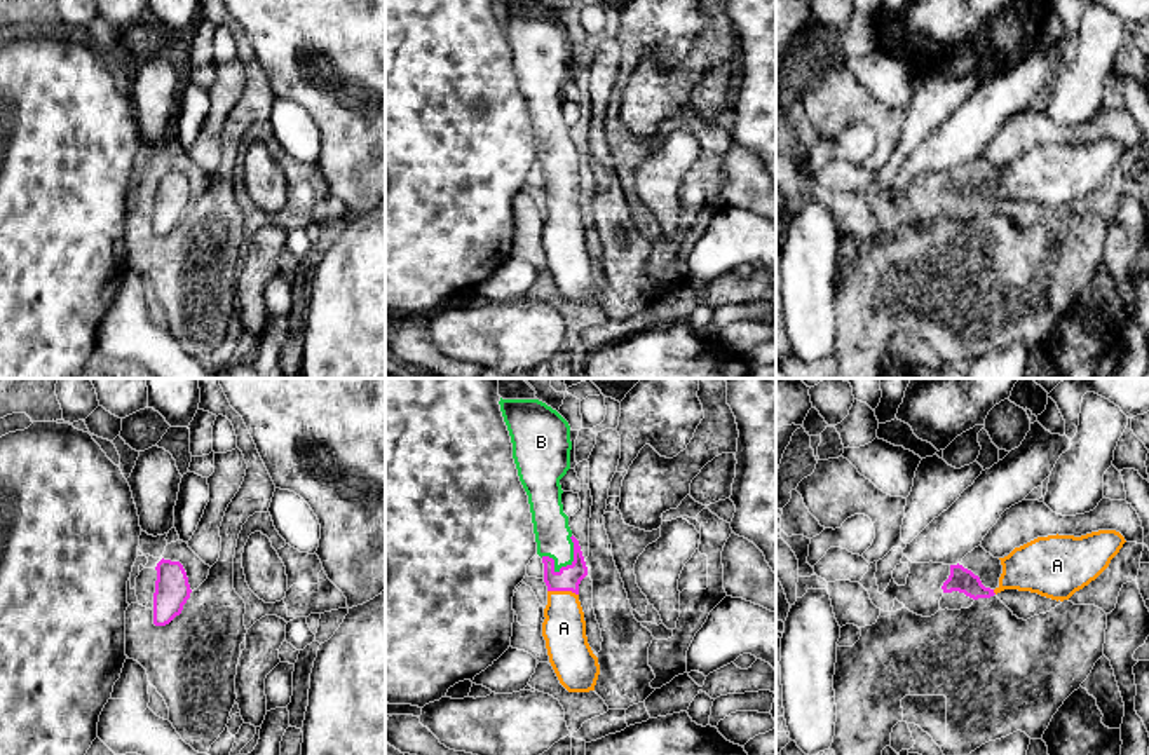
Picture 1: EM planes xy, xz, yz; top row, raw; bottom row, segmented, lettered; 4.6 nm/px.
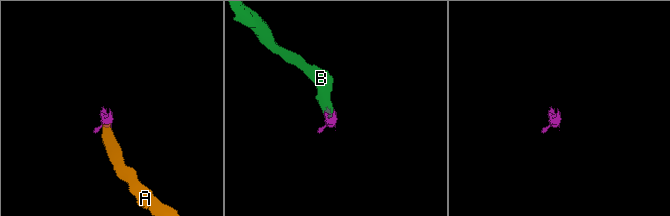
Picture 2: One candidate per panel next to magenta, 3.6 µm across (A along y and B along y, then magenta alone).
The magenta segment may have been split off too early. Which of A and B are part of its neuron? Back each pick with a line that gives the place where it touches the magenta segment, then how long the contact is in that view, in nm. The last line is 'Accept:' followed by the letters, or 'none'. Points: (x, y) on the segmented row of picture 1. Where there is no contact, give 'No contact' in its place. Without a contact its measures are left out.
A: Touches magenta at xz (564, 590). Shared border 150 nm
B: Touches magenta at xz (574, 557). Shared border 190 nm
Accept: A, B

